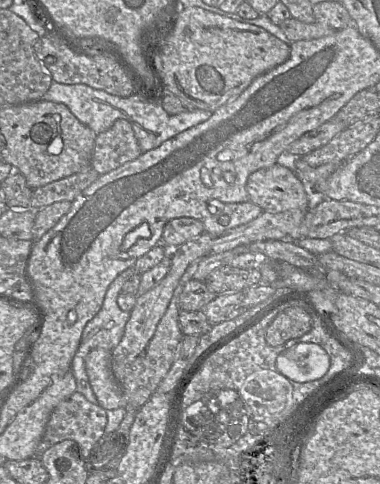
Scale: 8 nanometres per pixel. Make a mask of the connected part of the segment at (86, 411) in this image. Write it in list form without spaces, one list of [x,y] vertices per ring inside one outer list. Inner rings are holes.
[[[74,392],[69,398],[61,401],[52,411],[34,457],[41,457],[49,447],[63,440],[73,440],[78,446],[80,458],[84,462],[88,462],[93,448],[104,440],[106,425],[106,410],[100,405],[92,404],[80,393]]]

